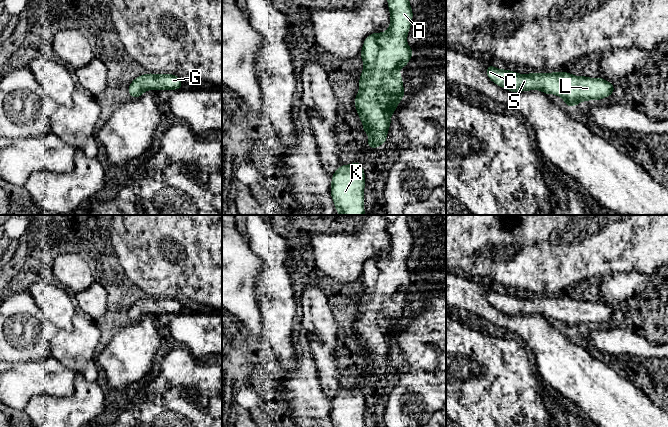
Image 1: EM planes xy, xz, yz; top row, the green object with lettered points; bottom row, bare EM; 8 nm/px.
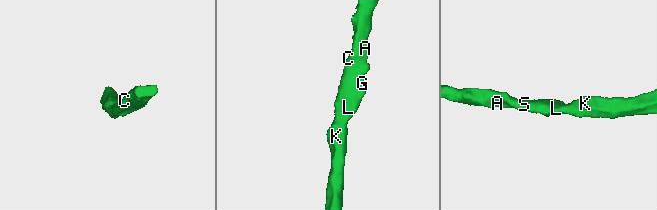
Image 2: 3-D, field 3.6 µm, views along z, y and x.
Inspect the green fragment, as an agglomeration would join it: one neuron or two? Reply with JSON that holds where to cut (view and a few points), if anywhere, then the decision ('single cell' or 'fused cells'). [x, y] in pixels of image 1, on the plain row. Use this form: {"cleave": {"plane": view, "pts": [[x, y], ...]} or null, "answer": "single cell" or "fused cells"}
{"cleave": null, "answer": "single cell"}

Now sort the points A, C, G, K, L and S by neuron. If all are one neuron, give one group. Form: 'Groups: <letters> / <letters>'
Groups: A C G K L S

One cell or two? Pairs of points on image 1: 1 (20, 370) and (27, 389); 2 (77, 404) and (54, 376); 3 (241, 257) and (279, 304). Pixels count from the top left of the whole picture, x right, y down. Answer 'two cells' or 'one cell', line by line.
1: one cell
2: two cells
3: two cells

